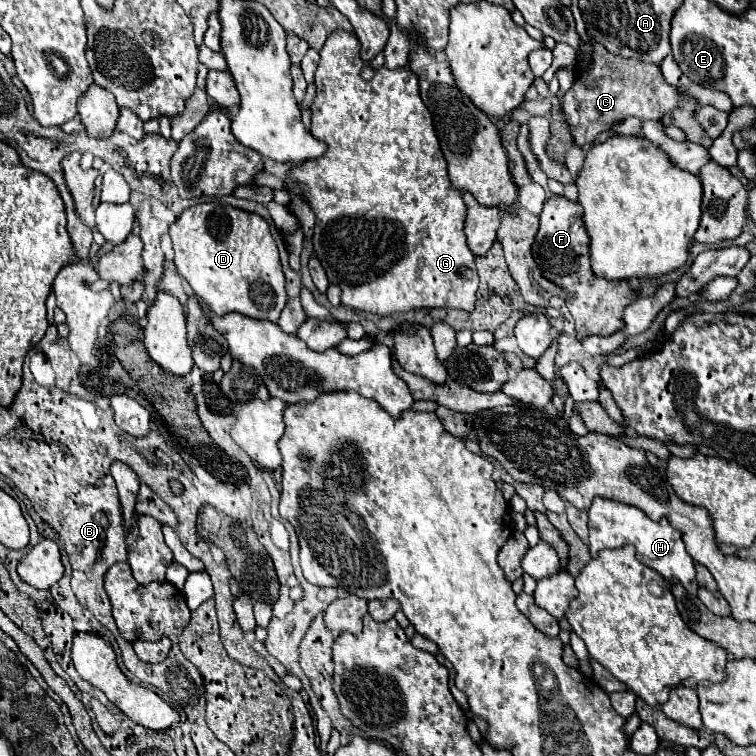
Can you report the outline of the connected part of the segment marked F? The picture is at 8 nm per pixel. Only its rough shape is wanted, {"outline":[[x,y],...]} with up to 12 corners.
{"outline":[[543,204],[533,254],[569,294],[577,338],[611,336],[637,296],[587,274],[583,208]]}

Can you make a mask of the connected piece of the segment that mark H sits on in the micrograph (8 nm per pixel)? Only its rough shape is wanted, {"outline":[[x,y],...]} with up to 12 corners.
{"outline":[[595,498],[589,550],[635,558],[697,594],[695,562],[667,520]]}

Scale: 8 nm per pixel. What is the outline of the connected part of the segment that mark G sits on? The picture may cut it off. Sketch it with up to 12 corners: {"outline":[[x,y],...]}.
{"outline":[[321,48],[287,172],[341,304],[471,312],[465,204],[407,68]]}

